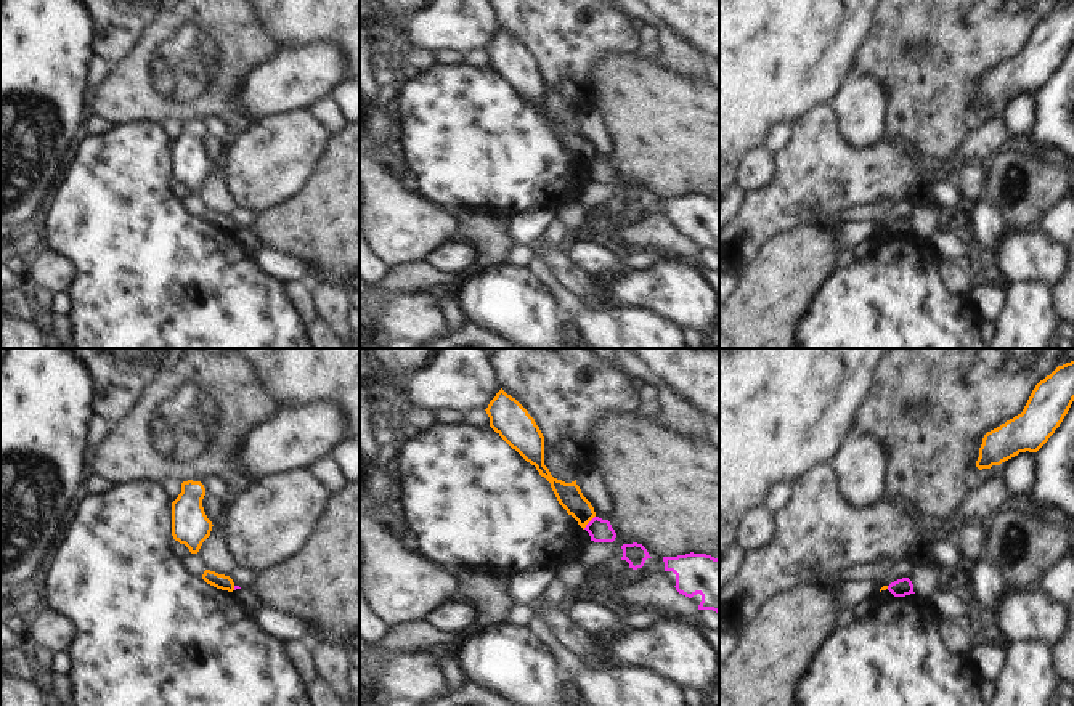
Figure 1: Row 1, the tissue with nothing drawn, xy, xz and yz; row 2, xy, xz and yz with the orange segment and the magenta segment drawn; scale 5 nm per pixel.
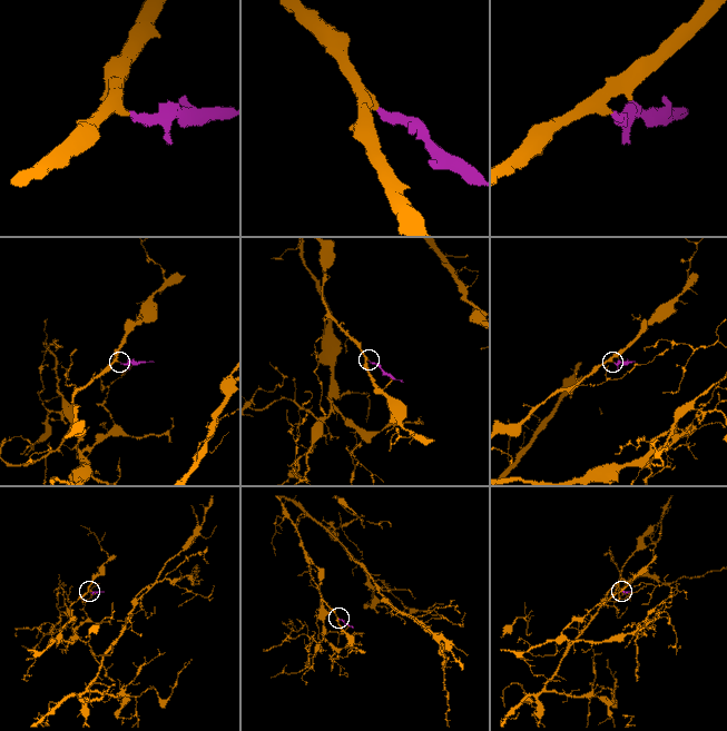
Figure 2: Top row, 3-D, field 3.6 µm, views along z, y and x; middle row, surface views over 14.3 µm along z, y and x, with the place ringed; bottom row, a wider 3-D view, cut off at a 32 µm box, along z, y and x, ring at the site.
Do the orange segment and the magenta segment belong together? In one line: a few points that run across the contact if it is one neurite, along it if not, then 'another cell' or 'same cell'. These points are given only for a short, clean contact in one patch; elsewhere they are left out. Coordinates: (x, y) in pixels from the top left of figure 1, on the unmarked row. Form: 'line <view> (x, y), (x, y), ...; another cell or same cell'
line xz (594, 156), (583, 169); another cell

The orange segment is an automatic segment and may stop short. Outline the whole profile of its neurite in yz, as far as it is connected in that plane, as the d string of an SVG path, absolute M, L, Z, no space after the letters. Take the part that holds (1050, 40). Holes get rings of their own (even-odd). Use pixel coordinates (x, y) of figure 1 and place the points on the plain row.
M1074 2L1040 21L1021 55L984 75L976 108L991 109L1019 93L1037 93L1060 67L1072 42Z

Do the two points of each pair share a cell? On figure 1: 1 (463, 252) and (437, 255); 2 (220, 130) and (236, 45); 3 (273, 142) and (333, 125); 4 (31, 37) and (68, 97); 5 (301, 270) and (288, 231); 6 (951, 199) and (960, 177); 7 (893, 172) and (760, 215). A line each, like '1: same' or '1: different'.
1: same
2: different
3: different
4: same
5: different
6: different
7: same

